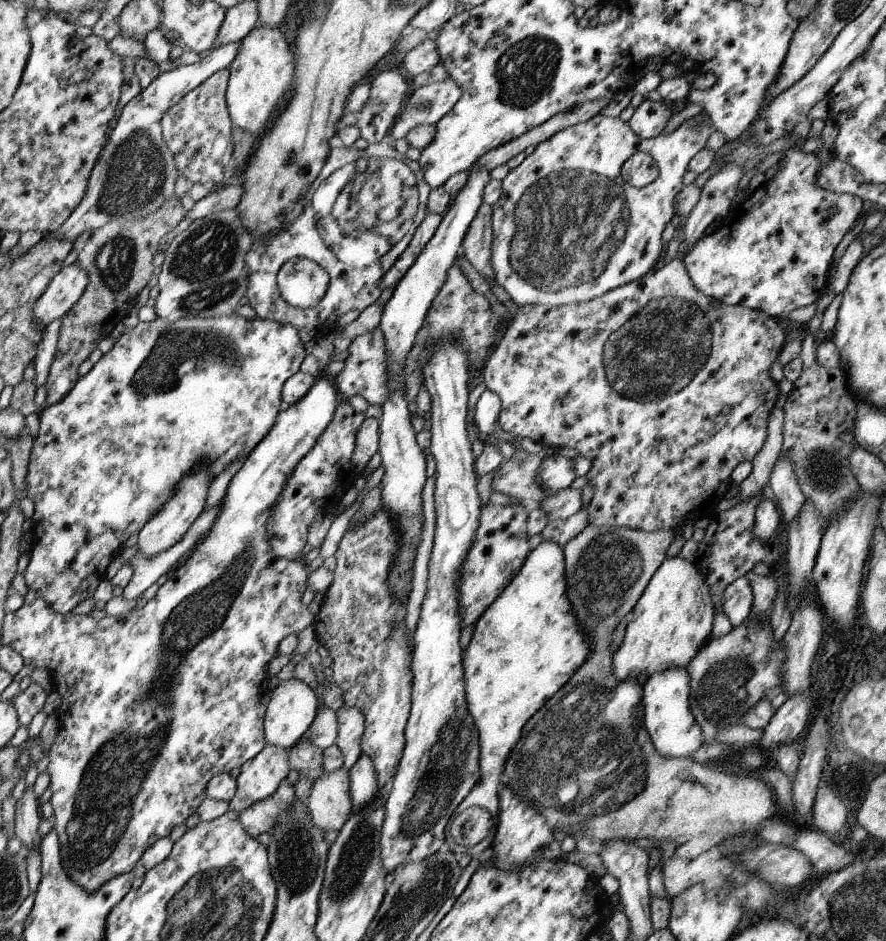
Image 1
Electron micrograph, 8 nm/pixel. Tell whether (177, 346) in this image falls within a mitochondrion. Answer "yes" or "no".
yes

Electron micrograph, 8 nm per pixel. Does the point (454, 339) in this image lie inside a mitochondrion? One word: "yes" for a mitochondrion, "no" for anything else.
no

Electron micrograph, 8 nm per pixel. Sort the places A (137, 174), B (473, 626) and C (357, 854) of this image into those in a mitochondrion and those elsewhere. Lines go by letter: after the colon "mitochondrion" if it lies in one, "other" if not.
A: mitochondrion
B: other
C: mitochondrion

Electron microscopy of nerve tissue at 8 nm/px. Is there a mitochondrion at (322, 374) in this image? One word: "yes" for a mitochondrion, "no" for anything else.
no

